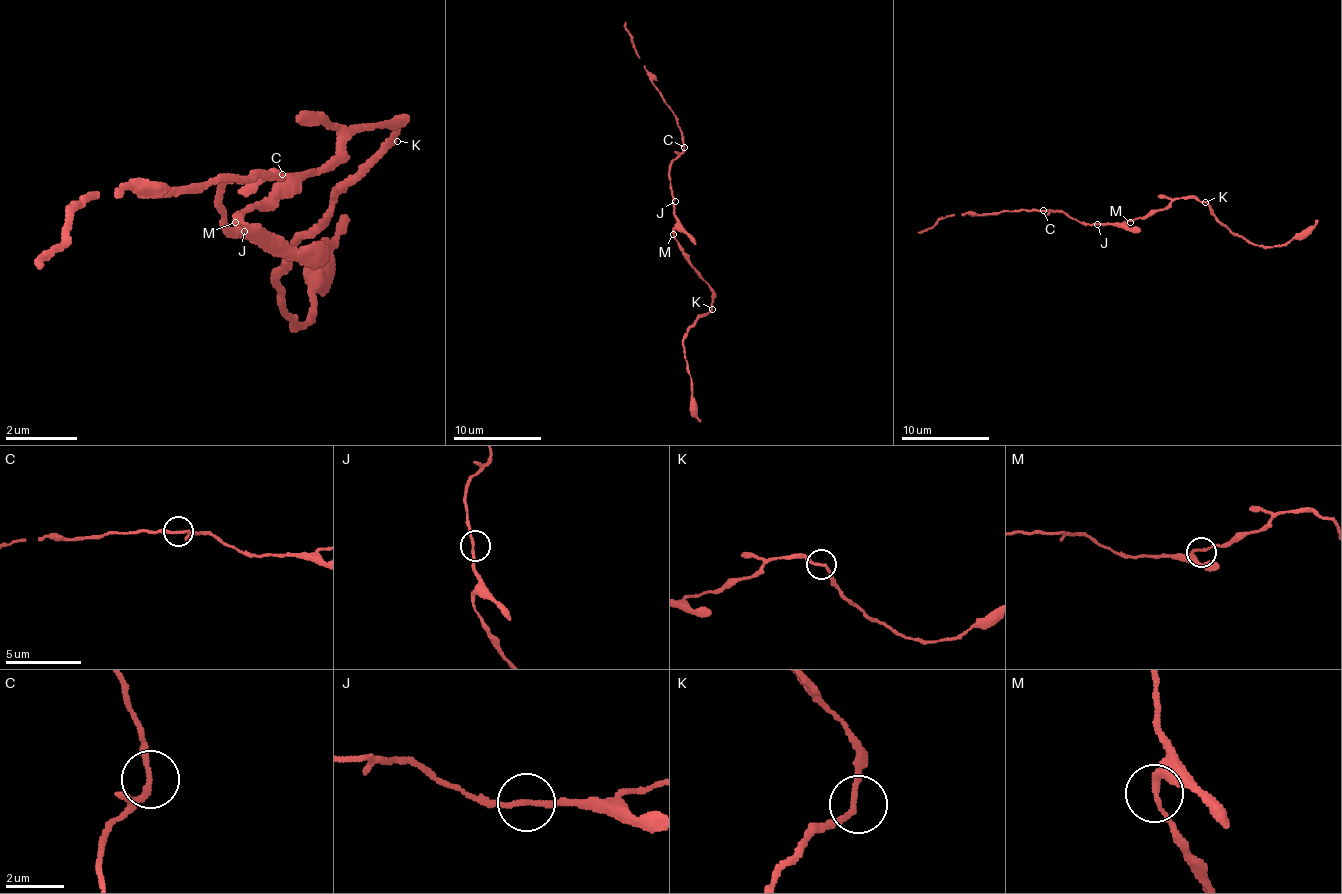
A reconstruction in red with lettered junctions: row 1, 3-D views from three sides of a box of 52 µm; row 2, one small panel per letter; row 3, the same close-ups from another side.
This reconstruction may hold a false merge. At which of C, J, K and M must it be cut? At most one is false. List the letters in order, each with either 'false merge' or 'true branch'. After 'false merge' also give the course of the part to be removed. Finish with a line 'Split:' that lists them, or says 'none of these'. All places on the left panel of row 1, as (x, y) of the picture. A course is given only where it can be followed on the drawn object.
C: true branch
J: true branch
K: true branch
M: true branch
Split: none of these

